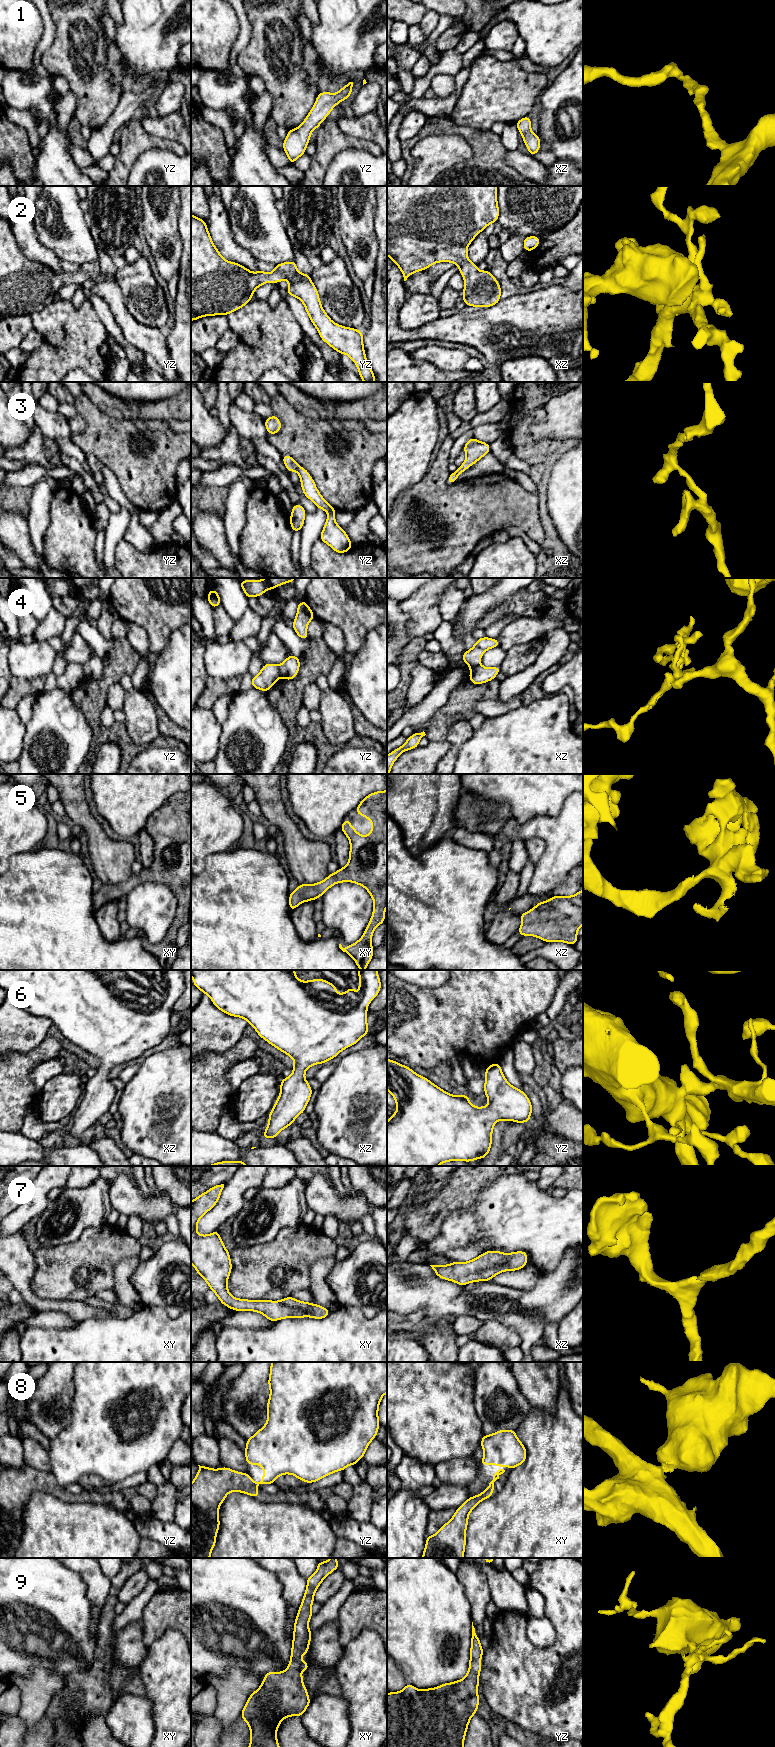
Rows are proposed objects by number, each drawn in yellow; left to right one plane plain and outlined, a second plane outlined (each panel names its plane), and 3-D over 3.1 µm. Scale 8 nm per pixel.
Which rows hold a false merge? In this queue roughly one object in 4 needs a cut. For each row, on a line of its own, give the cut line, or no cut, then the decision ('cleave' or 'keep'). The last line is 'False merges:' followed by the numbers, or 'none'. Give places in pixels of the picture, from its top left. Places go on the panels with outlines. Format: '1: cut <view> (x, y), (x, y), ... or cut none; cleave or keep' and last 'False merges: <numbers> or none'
1: cut none; keep
2: cut none; keep
3: cut none; keep
4: cut yz (277, 666), (280, 676); cleave
5: cut none; keep
6: cut none; keep
7: cut none; keep
8: cut yz (253, 1482), (254, 1485); cleave
9: cut none; keep
False merges: 4, 8

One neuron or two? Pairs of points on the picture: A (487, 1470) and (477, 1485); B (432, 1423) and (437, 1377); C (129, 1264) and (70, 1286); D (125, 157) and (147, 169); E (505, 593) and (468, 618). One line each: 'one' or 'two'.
A: one
B: one
C: two
D: two
E: one

